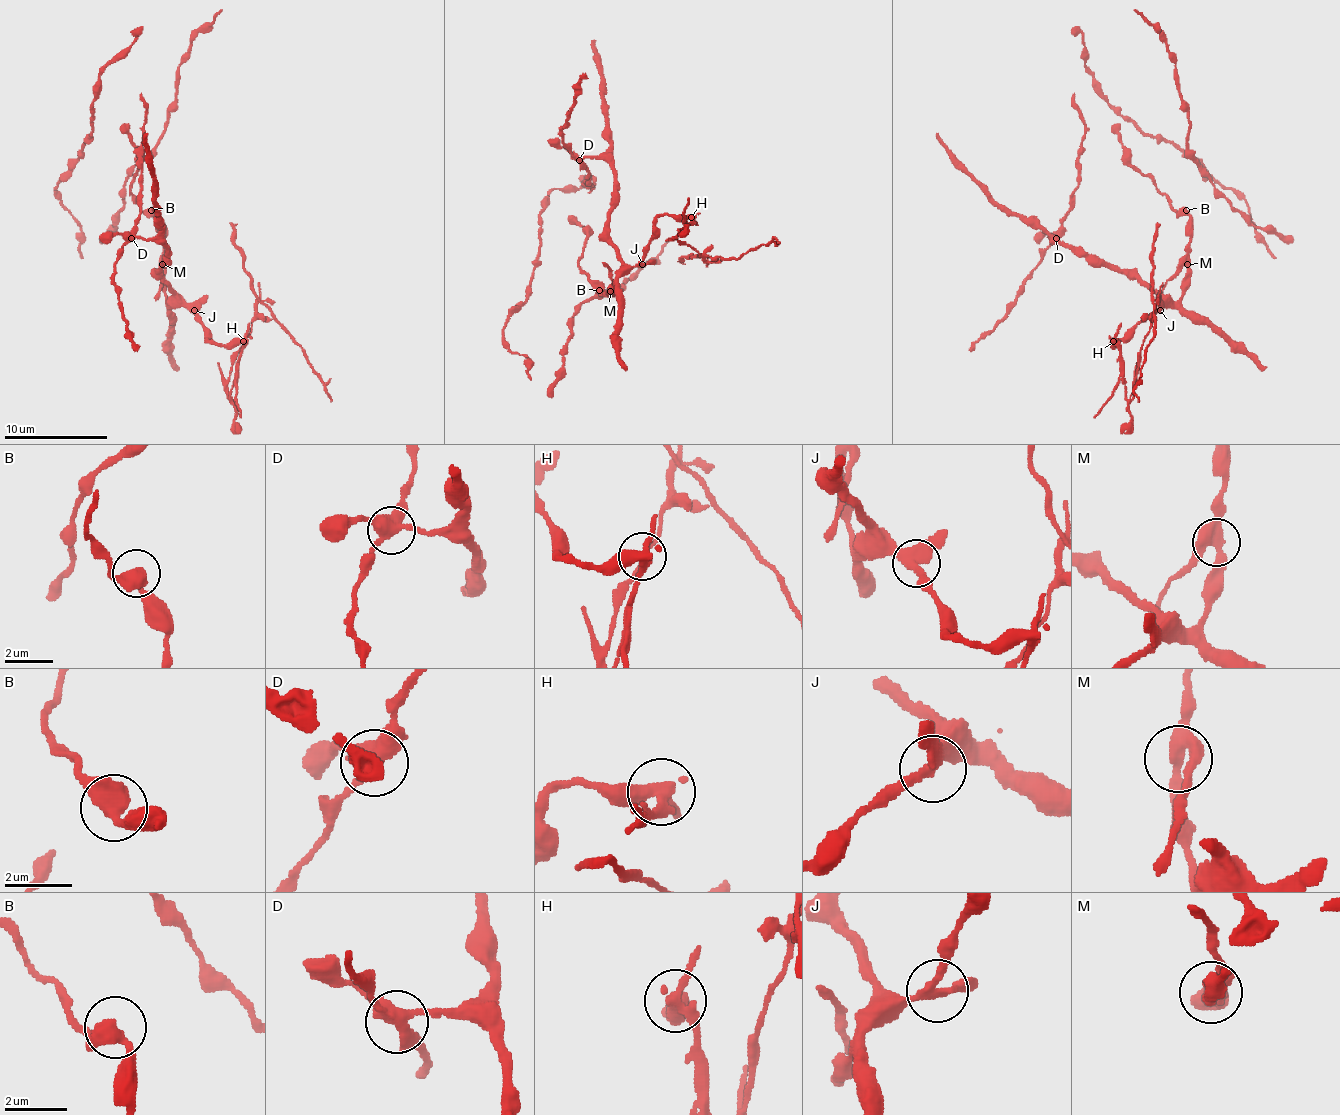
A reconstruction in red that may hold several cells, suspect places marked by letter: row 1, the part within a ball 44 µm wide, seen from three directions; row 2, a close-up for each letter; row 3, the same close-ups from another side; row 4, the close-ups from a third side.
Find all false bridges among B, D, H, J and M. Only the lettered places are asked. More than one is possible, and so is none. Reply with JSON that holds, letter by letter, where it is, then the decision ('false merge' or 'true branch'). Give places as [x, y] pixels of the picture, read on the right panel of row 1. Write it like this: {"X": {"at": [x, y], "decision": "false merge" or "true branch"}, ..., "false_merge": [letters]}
{"B": {"at": [1186, 210], "decision": "true branch"}, "D": {"at": [1056, 238], "decision": "false merge"}, "H": {"at": [1113, 341], "decision": "false merge"}, "J": {"at": [1160, 310], "decision": "true branch"}, "M": {"at": [1187, 264], "decision": "true branch"}, "false_merge": ["D", "H"]}

